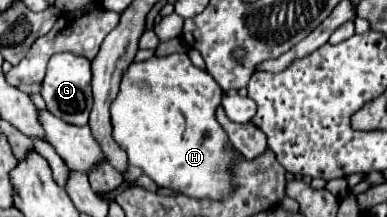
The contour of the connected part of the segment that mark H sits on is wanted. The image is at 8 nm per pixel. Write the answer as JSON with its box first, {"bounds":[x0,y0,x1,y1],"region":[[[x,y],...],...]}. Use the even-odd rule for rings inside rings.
{"bounds":[110,53,232,199],"region":[[[186,53],[152,57],[144,63],[132,63],[120,83],[120,91],[110,105],[114,139],[128,153],[128,163],[140,167],[158,187],[170,187],[196,199],[220,199],[232,191],[228,167],[232,161],[230,143],[214,117],[222,101],[220,85],[206,71],[192,65]]]}

